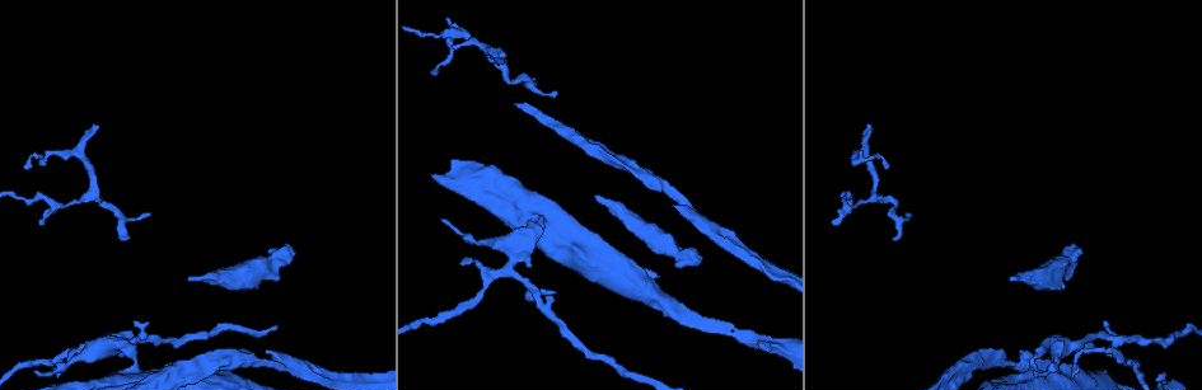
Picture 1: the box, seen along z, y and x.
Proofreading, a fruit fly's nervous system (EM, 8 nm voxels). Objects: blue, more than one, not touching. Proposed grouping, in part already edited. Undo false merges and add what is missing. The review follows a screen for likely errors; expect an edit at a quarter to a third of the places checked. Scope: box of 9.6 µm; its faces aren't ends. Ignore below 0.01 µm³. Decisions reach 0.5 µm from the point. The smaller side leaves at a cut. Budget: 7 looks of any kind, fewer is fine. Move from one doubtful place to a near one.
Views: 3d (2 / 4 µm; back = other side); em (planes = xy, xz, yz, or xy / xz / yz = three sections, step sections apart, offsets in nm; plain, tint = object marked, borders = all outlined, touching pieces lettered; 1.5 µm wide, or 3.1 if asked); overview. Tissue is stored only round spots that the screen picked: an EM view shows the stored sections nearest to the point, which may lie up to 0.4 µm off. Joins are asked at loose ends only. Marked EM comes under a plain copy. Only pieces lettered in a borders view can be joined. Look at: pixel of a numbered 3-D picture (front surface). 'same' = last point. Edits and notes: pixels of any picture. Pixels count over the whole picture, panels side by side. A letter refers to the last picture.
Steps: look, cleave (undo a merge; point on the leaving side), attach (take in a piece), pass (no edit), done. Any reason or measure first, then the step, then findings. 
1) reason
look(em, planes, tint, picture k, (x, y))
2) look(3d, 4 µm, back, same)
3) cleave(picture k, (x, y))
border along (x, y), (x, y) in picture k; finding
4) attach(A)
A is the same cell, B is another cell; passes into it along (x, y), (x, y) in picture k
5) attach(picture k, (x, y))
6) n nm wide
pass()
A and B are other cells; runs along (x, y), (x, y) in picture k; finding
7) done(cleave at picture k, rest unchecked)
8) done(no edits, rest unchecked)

three-way junction
look(em, planes, borders, picture 1, (494, 63))

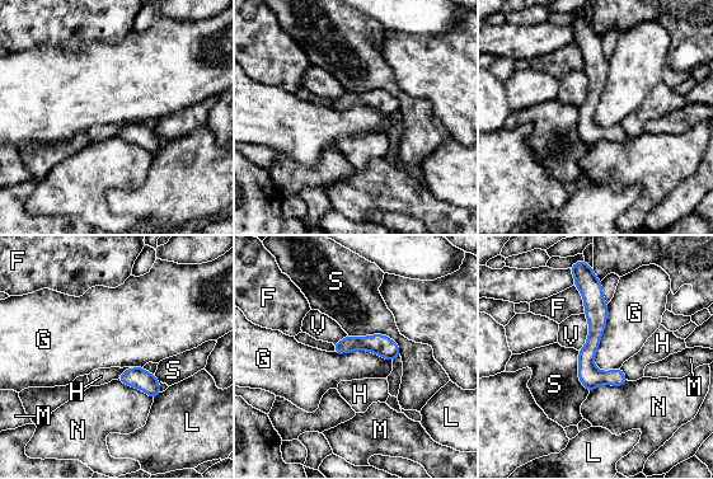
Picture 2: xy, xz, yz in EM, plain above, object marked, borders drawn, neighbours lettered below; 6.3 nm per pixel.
G touches over 440 nm
pass()
F, G, H, L, M, N, S and V are other cells; runs along (597, 283), (590, 386) in picture 2; all the same cell

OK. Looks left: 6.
thick turns thin
look(3d, 2 µm, picture 1, (215, 275))

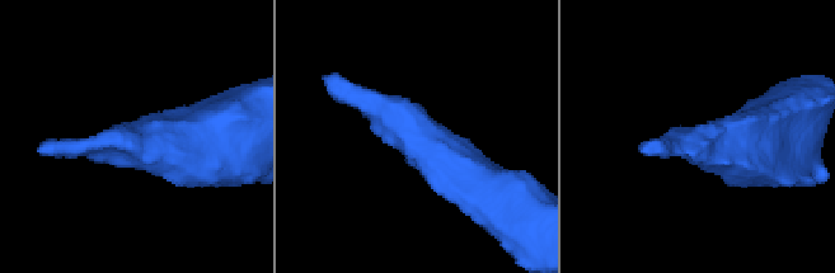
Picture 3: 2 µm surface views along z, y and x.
look(em, xy, step 4, tint, picture 3, (406, 135))

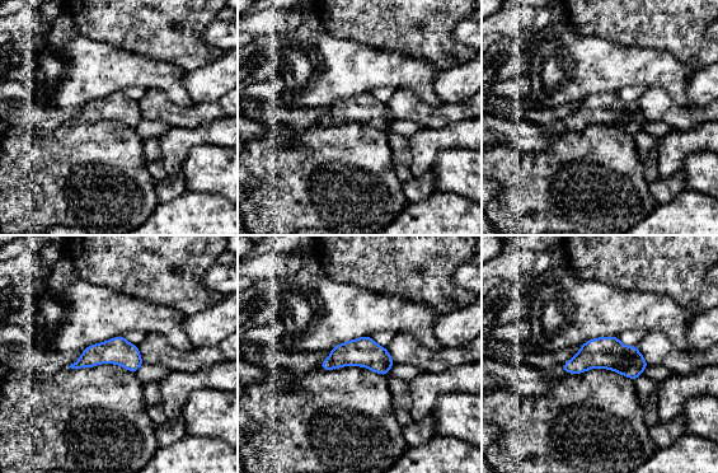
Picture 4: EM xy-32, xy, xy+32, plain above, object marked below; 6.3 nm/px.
cut it another way
look(em, planes, borders, same)

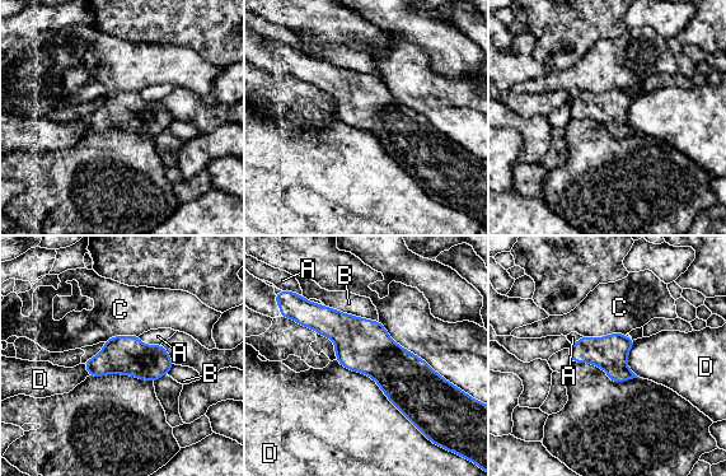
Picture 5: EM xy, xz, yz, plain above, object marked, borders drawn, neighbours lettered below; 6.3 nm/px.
D touches over 700 nm
pass()
A, B, C and D are other cells; runs along (301, 318), (438, 384) in picture 5; continuous, no second cell

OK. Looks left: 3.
sharp bend
look(em, xz, step 8, tint, picture 1, (136, 372))

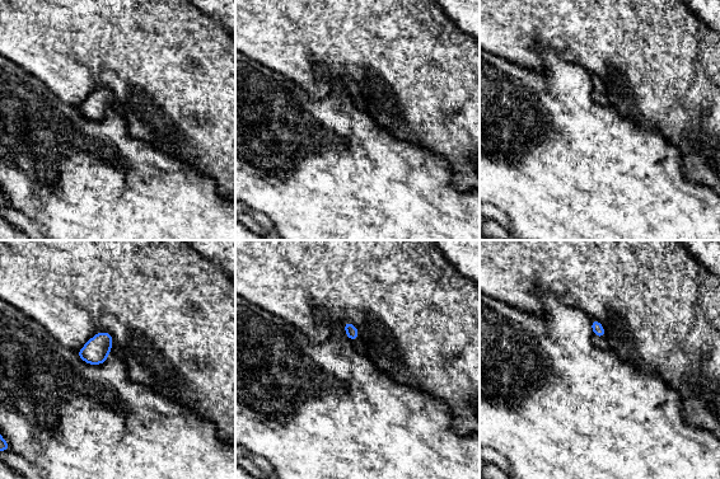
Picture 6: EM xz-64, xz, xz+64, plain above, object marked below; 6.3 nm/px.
look(em, planes, borders, same)

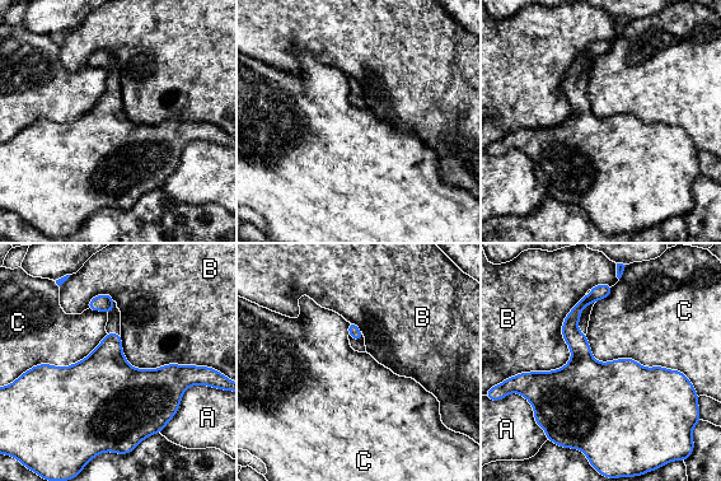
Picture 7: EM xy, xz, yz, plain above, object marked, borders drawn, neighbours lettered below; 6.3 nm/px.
pass()
A, B and C are other cells; border along (585, 335), (599, 362), (689, 381) in picture 7; continuous, no second cell

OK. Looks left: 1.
done(no edits, rest unchecked)

